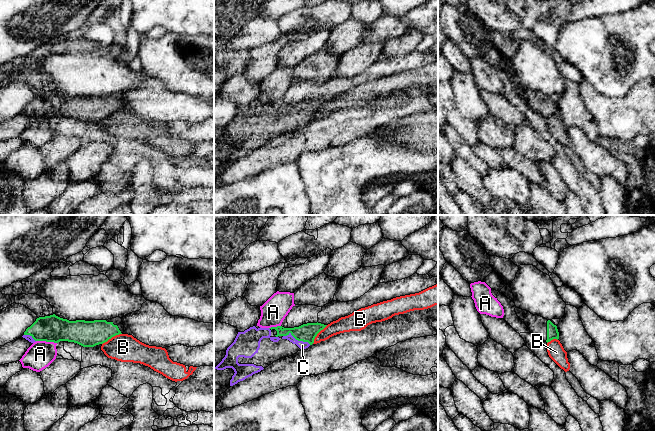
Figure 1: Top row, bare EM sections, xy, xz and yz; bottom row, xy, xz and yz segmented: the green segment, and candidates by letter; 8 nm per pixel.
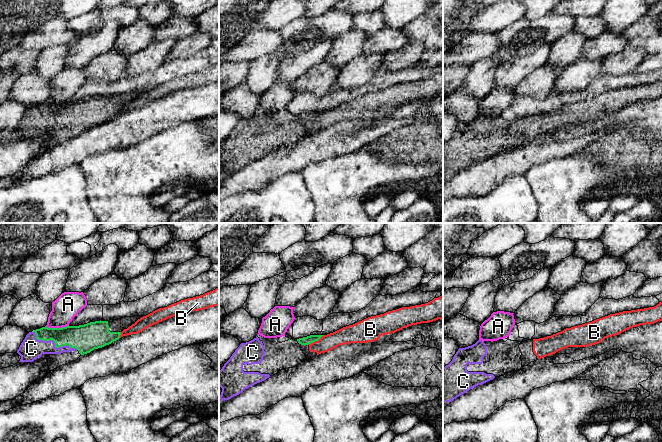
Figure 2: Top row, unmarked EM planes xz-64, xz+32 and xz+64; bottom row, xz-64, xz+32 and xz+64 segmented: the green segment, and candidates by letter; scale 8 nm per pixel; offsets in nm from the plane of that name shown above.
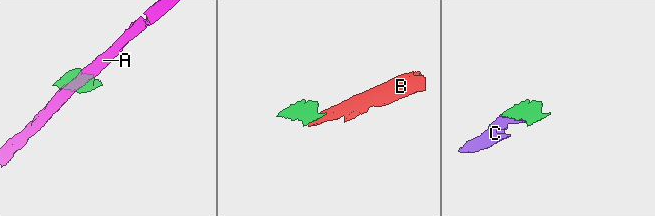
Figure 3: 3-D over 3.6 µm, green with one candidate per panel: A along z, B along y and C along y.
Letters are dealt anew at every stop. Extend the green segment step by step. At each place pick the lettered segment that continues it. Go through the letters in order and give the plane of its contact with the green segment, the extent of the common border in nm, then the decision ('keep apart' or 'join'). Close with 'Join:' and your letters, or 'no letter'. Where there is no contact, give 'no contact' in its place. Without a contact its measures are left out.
A: contact in xy; length 170 nm; keep apart
B: contact in xy; length 180 nm; keep apart
C: contact in xz; length 240 nm; join
Join: C

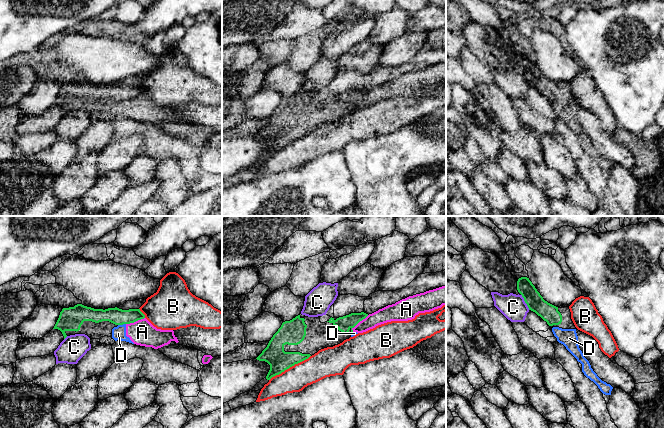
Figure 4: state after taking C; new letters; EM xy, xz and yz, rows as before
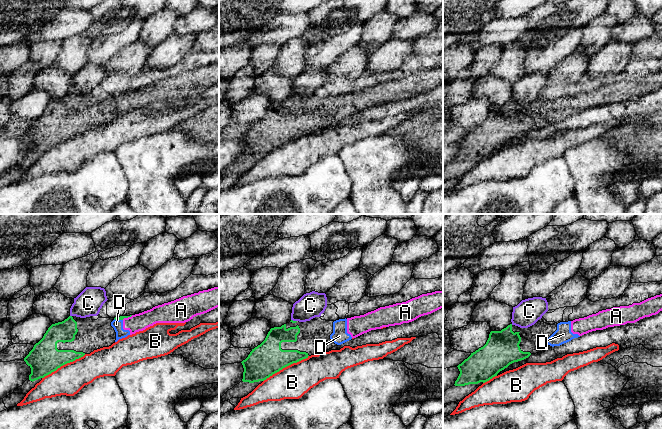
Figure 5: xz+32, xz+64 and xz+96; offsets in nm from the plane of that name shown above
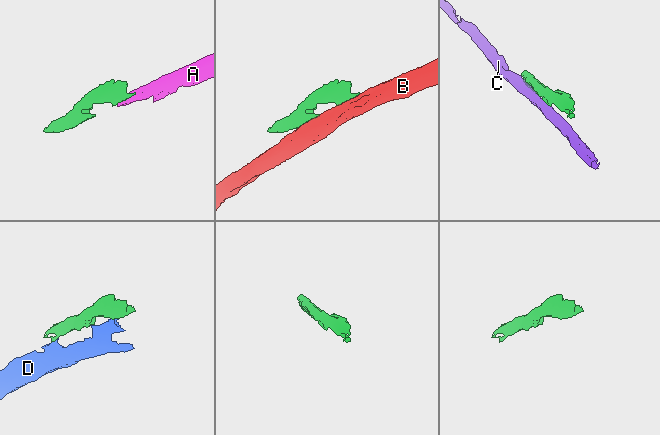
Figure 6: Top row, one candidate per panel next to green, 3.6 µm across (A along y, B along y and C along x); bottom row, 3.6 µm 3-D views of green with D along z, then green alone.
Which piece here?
A: contact in xz; length 190 nm; keep apart
B: contact in xz; length 400 nm; keep apart
C: contact in yz; length 140 nm; keep apart
D: contact in xy; length 70 nm; keep apart
Join: no letter

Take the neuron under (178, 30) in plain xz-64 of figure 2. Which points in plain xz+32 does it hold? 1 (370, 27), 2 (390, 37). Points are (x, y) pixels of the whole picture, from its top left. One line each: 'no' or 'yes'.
1: no
2: yes

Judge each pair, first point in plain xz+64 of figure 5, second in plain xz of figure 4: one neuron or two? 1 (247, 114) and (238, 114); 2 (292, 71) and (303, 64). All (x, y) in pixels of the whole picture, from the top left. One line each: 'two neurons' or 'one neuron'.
1: two neurons
2: one neuron

